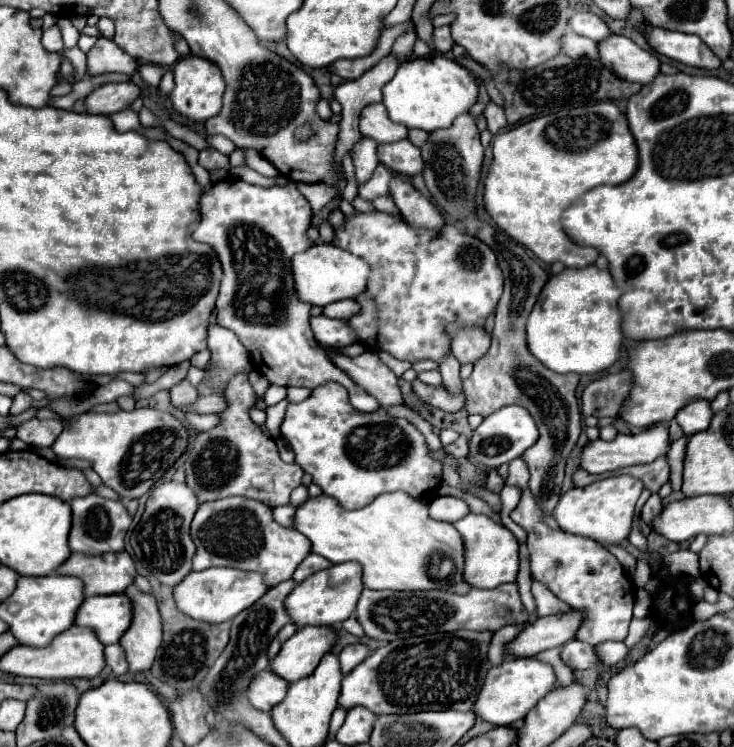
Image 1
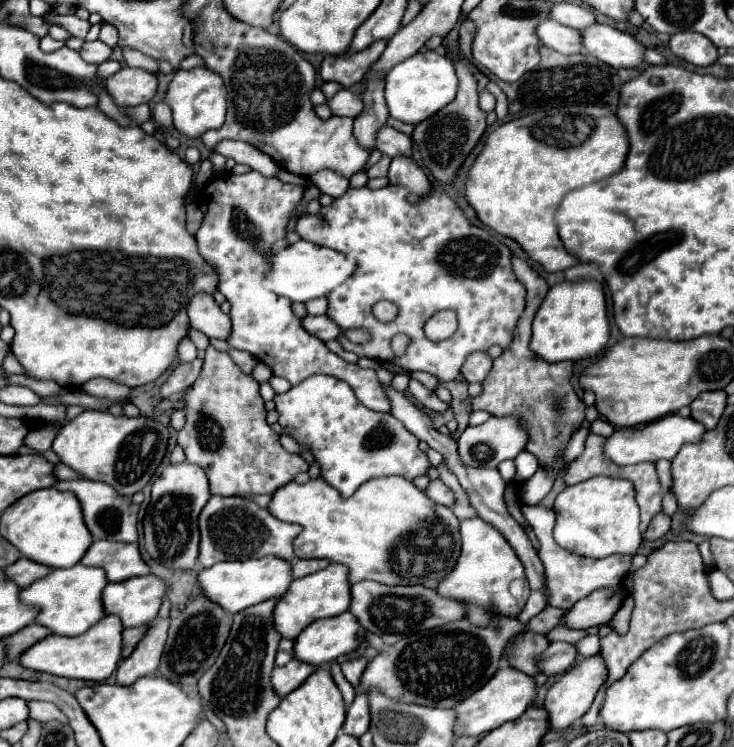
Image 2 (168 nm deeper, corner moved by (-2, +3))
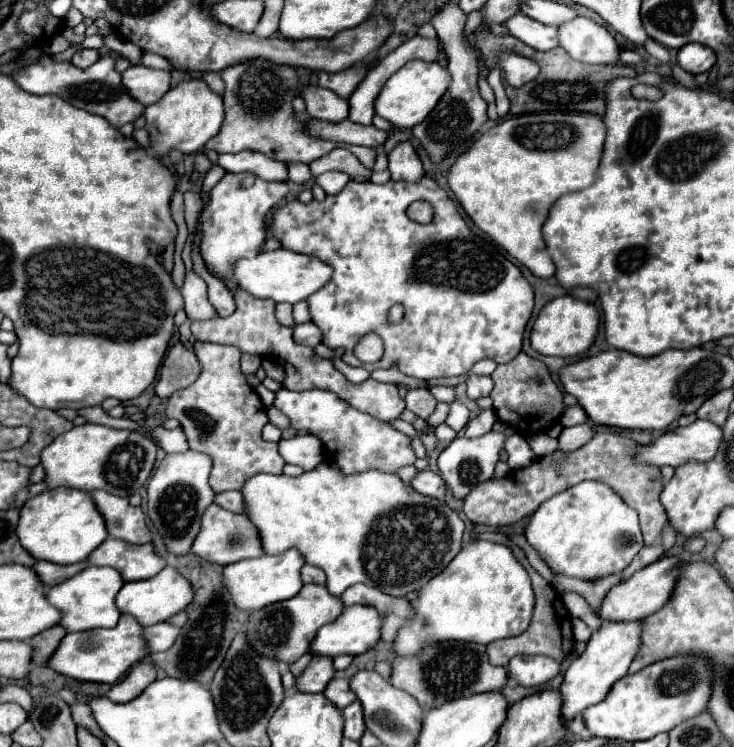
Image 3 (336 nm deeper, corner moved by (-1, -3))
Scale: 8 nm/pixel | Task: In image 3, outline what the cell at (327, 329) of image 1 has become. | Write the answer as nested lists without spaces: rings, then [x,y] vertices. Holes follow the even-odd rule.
[[[305,322],[305,324],[297,324],[297,326],[295,326],[295,330],[293,330],[293,338],[295,338],[297,344],[315,348],[317,344],[321,344],[321,340],[323,340],[323,332],[321,332],[313,322]]]

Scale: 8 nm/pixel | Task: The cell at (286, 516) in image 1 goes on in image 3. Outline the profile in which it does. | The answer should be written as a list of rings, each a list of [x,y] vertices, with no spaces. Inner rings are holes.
[[[223,492],[215,496],[215,504],[221,508],[227,508],[231,512],[243,512],[245,510],[245,500],[241,492]]]

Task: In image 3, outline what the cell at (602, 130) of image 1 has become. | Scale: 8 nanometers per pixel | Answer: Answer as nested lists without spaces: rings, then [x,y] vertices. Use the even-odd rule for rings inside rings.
[[[543,112],[525,114],[511,120],[503,120],[487,130],[457,162],[449,168],[449,188],[461,202],[463,210],[475,222],[479,230],[489,234],[501,244],[511,256],[525,264],[535,276],[555,276],[555,264],[547,252],[543,240],[543,224],[549,216],[551,204],[563,194],[589,188],[601,164],[605,144],[605,124],[597,114],[565,114],[565,112]]]

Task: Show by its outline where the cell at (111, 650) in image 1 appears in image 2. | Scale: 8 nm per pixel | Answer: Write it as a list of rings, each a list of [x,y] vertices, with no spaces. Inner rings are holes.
[[[140,626],[140,628],[128,628],[124,630],[124,646],[122,646],[122,658],[128,658],[132,654],[132,650],[136,648],[136,644],[142,640],[142,636],[146,634],[148,626]]]

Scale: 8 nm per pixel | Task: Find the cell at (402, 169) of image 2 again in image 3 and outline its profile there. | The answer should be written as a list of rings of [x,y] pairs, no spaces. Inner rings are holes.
[[[399,142],[389,154],[389,172],[391,180],[397,182],[419,182],[425,176],[423,164],[409,142]]]

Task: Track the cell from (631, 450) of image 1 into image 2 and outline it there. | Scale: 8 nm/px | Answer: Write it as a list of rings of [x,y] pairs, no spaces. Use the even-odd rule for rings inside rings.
[[[668,414],[646,428],[640,430],[630,430],[630,428],[620,428],[614,430],[614,434],[608,438],[604,446],[604,454],[616,462],[618,466],[626,464],[640,464],[640,462],[658,462],[658,460],[672,460],[682,444],[696,444],[702,440],[706,428],[702,422],[696,422],[694,418],[682,418],[680,414]]]

